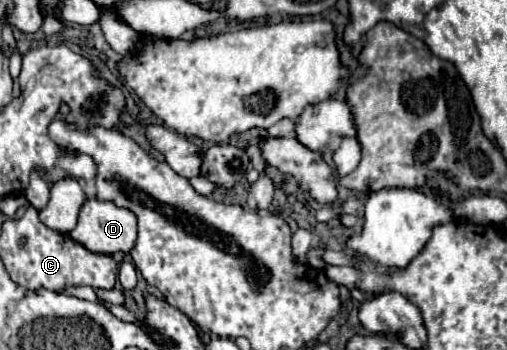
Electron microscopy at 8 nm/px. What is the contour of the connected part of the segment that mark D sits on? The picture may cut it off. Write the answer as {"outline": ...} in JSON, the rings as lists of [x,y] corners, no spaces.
{"outline":[[[89,197],[83,203],[77,227],[69,235],[93,253],[107,253],[107,255],[113,255],[117,251],[129,253],[137,239],[137,217],[135,213],[131,213],[131,209],[117,207],[113,201],[99,201],[97,197]]]}

